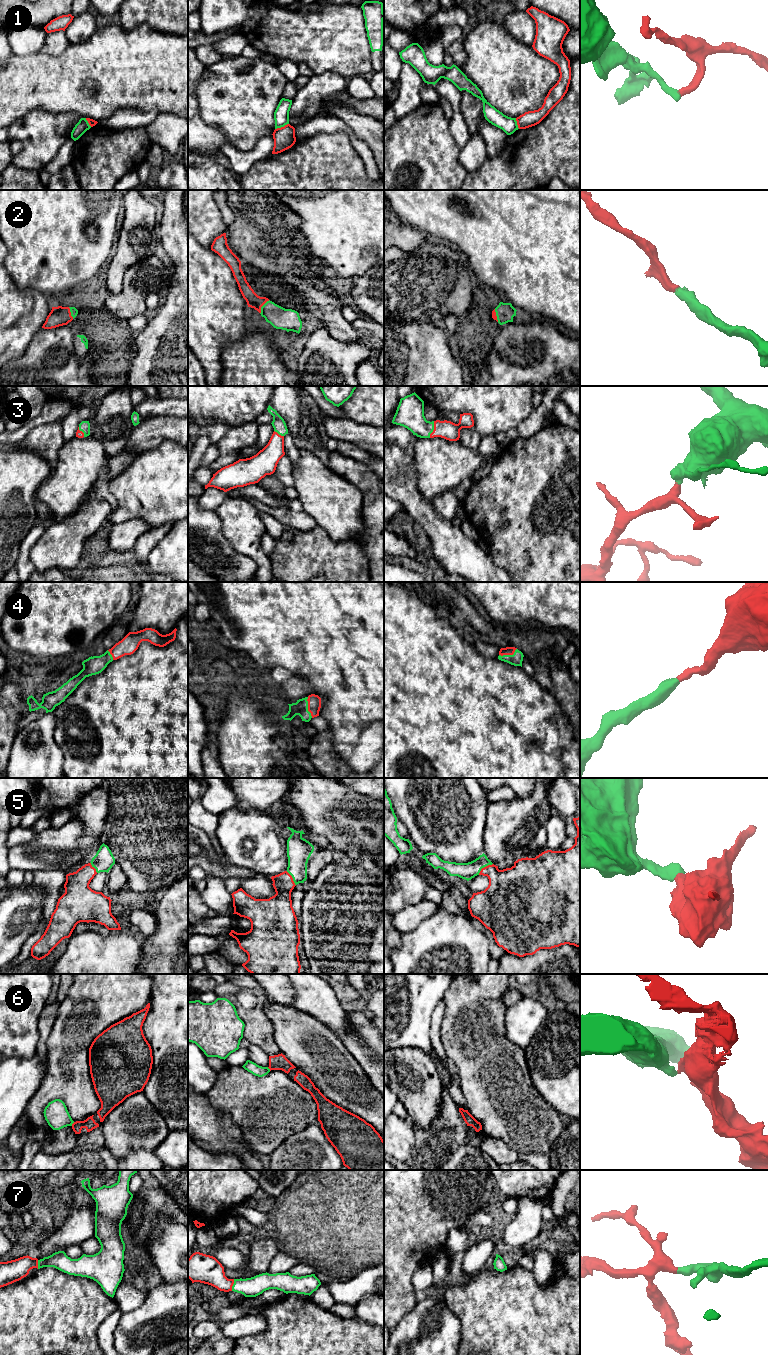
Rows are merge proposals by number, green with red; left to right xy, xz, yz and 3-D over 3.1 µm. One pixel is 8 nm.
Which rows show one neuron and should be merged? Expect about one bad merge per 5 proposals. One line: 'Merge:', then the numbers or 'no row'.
Merge: 2, 3, 4, 5, 7

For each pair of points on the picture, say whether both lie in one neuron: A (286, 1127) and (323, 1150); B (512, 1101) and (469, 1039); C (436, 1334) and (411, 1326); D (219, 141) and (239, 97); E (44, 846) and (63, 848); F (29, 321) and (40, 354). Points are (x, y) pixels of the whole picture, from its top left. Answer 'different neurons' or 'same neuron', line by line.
A: different neurons
B: same neuron
C: same neuron
D: different neurons
E: same neuron
F: different neurons

